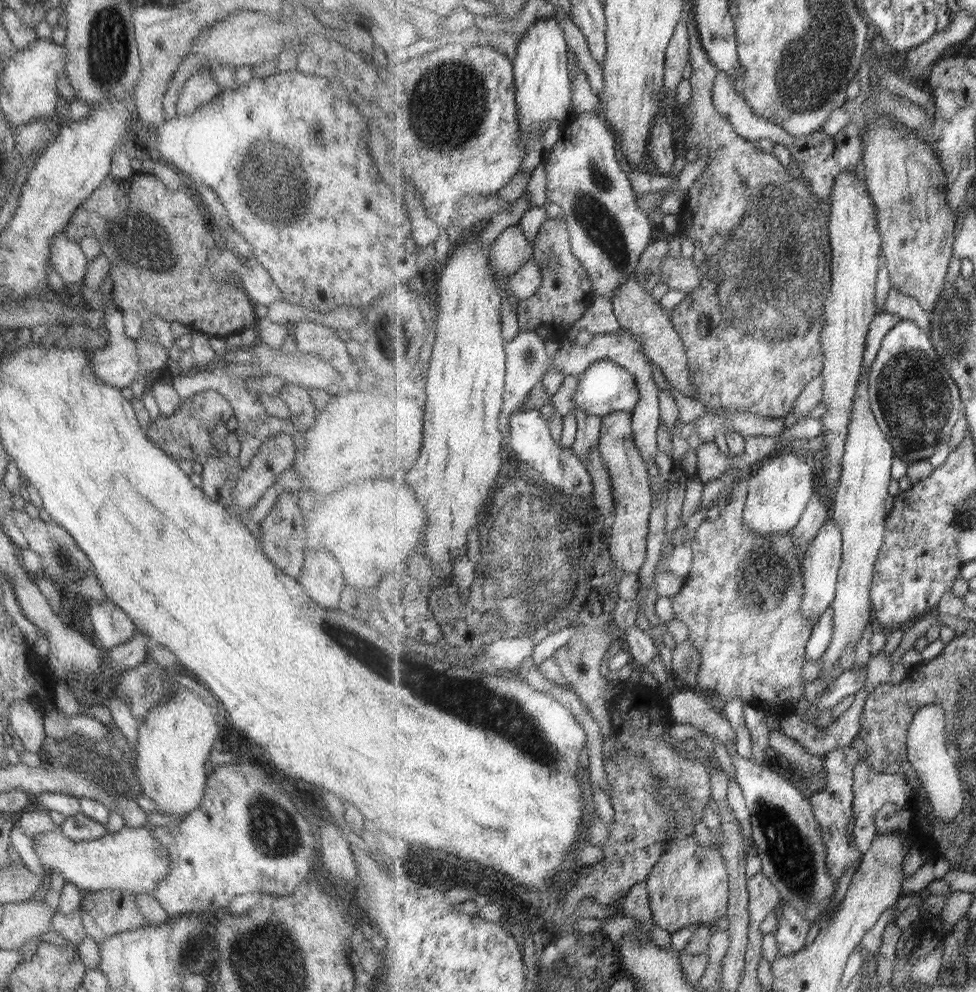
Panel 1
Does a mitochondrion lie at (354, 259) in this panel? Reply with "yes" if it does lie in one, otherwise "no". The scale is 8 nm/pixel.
no

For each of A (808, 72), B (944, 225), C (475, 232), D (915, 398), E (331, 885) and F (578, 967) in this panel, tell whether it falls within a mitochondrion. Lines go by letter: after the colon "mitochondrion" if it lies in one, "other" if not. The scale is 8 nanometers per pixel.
A: mitochondrion
B: other
C: other
D: mitochondrion
E: other
F: mitochondrion

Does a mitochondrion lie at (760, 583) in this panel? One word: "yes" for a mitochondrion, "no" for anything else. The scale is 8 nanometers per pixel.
yes

